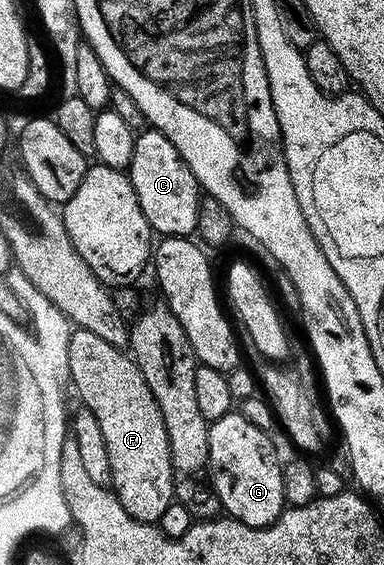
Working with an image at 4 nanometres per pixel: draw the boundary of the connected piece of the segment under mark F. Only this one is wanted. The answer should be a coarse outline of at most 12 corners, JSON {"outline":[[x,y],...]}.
{"outline":[[73,329],[71,389],[94,412],[134,520],[174,498],[170,444],[131,353]]}

